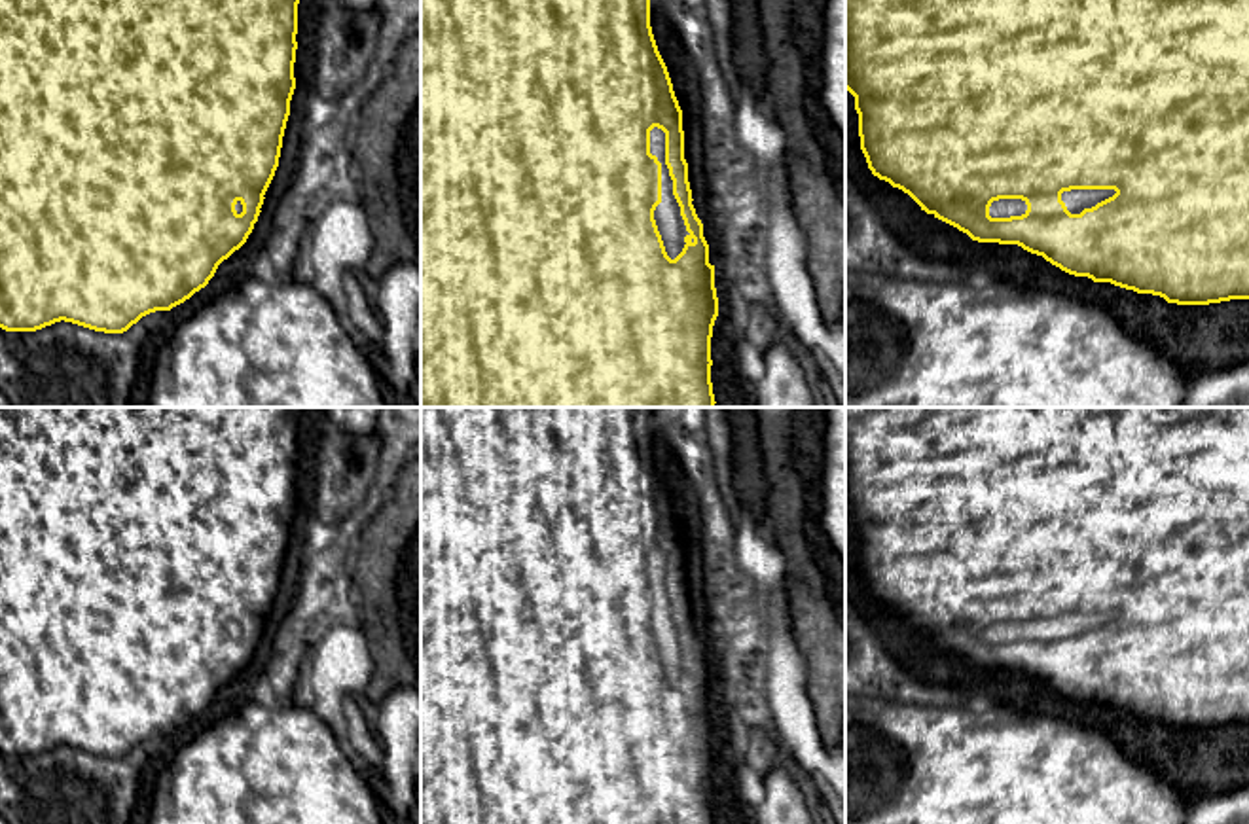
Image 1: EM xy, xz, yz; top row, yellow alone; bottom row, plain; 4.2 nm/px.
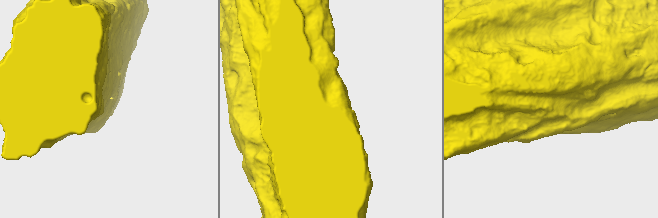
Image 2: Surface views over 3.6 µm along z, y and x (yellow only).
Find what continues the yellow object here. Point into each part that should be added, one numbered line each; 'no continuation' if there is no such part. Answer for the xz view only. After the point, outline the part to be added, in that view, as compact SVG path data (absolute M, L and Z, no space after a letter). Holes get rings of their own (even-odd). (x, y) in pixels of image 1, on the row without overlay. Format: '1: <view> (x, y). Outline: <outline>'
no continuation

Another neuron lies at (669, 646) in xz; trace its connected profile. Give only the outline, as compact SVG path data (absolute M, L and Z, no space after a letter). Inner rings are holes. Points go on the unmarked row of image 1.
M658 551L650 555L650 578L661 587L661 627L654 635L654 644L661 659L665 676L675 684L684 672L686 655L680 631L673 619L673 604L665 589L665 557Z

